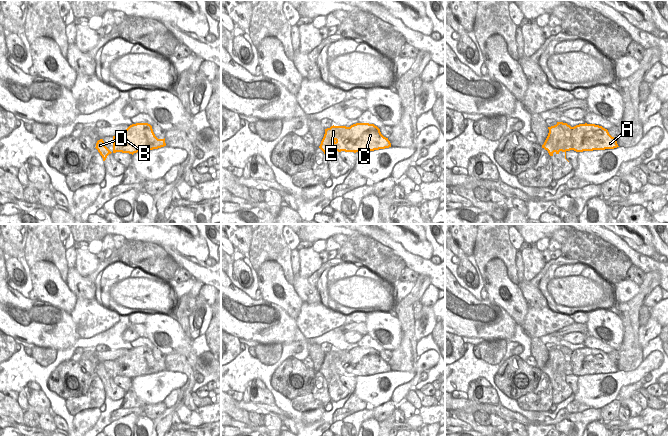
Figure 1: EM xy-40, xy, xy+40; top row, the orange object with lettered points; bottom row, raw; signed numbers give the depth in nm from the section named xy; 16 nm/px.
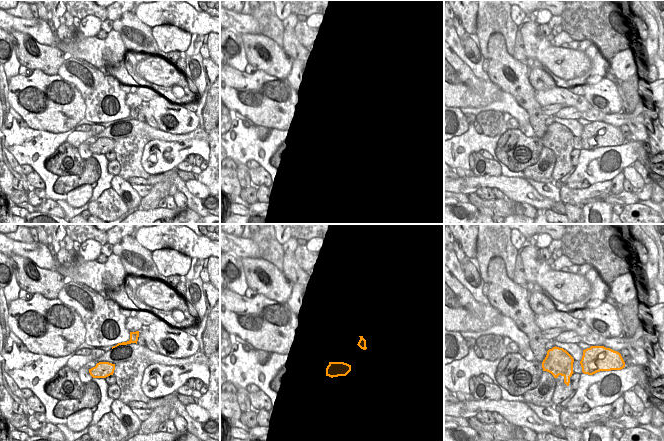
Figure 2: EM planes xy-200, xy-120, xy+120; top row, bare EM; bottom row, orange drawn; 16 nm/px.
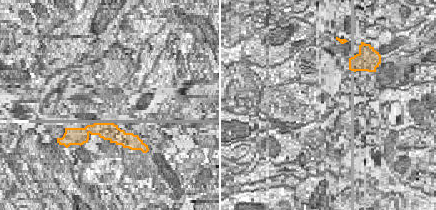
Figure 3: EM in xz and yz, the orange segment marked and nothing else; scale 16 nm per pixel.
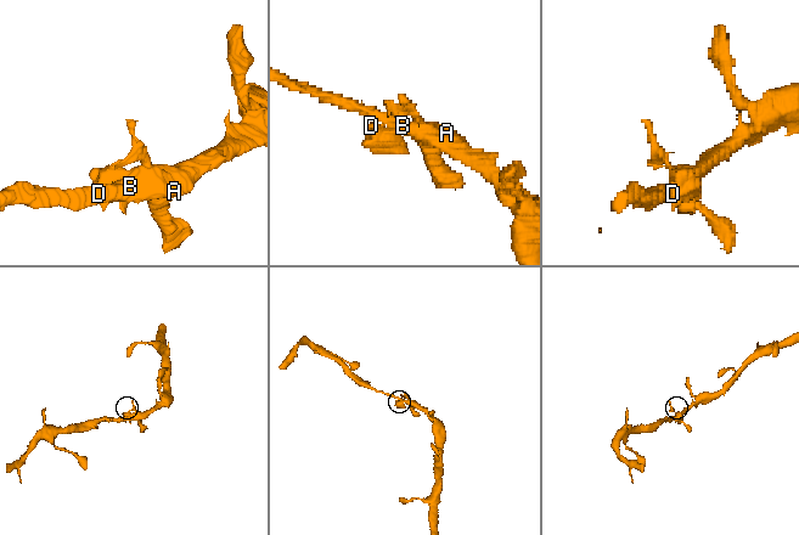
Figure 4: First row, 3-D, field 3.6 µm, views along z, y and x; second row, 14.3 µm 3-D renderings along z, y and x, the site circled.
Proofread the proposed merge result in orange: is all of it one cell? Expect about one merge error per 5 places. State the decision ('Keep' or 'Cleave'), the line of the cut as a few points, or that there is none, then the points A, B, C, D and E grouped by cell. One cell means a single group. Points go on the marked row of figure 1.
Cleave. Split along xy+40 (573, 127), (570, 133), (571, 145), (565, 150). Groups: A B C / D E

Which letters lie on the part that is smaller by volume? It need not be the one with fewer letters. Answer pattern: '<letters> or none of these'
D, E

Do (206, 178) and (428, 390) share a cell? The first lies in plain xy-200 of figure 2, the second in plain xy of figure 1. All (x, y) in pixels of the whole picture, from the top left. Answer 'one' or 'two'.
two

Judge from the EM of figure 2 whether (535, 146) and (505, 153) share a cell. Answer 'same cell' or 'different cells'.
same cell

